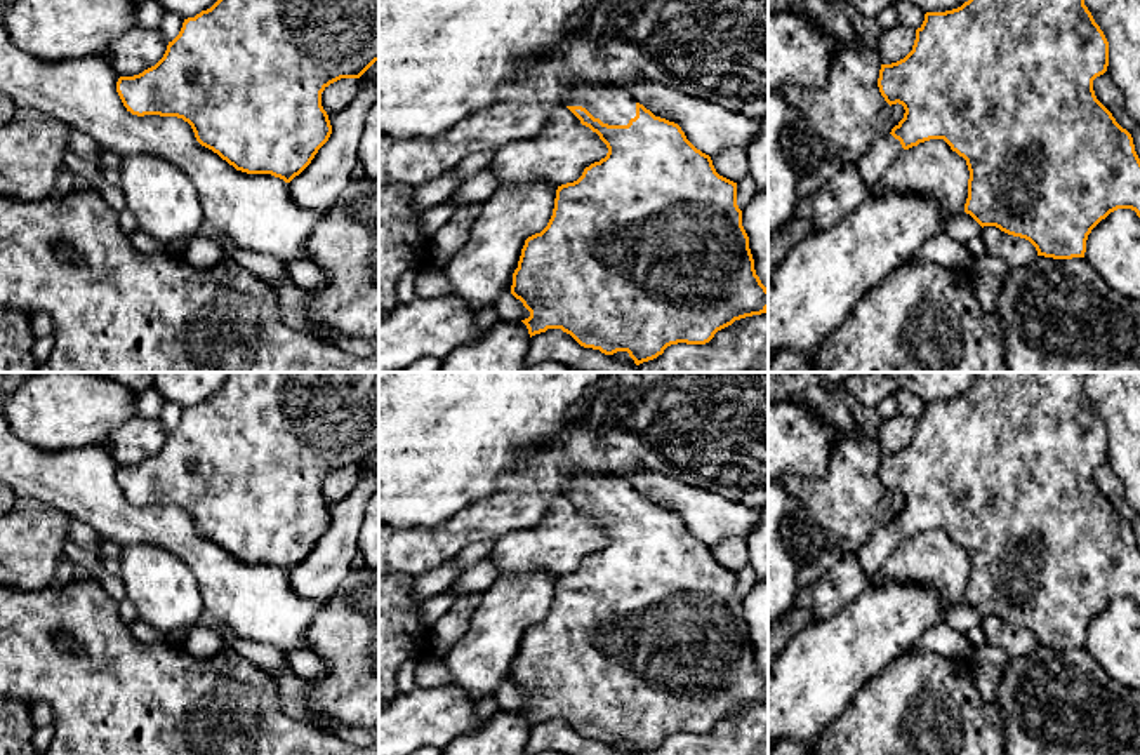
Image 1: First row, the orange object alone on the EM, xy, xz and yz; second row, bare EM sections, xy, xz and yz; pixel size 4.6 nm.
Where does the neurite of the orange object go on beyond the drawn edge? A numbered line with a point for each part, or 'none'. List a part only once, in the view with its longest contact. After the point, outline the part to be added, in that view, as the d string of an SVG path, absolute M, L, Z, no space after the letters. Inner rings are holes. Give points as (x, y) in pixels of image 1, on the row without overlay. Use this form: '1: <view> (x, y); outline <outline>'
1: xz (612, 494); outline M579 475L565 482L563 496L582 496L608 515L627 515L636 506L636 491L622 477Z

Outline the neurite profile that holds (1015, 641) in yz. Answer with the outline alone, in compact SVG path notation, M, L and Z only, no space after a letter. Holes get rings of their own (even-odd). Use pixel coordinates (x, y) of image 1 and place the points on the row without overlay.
M984 616L980 628L987 644L1003 649L1011 658L1029 654L1037 647L1037 640L1029 630L1008 625L996 616Z

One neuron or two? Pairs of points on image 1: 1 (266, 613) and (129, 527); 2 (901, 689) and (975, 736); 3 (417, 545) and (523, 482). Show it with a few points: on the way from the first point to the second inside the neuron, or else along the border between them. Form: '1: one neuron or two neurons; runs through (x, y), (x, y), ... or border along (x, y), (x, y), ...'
1: one neuron; runs through (231, 587), (172, 529), (164, 527)
2: one neuron; runs through (920, 703), (956, 736)
3: one neuron; runs through (444, 541), (466, 519), (489, 517), (497, 508)

